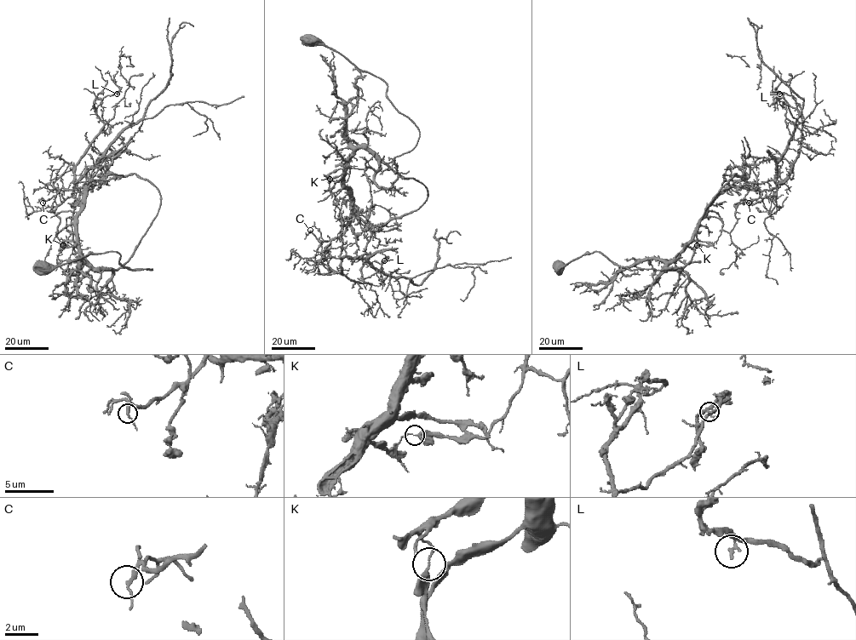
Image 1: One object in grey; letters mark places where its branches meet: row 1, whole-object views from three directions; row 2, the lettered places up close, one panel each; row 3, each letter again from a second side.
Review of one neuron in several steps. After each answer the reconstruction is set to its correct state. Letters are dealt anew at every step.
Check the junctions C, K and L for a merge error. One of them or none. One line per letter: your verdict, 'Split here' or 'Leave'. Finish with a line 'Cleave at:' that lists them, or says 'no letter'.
C: Leave
K: Split here
L: Leave
Cleave at: K

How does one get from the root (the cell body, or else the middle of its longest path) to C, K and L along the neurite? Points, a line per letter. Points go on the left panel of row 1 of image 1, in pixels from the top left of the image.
C: (45, 266), (117, 252), (124, 266), (152, 269), (94, 268), (82, 255), (83, 187), (61, 188), (43, 202)
K: (45, 266), (117, 252), (124, 266), (152, 269), (94, 268), (76, 246), (63, 244)
L: (45, 266), (117, 252), (152, 269), (94, 268), (77, 239), (83, 187), (54, 185), (117, 94)

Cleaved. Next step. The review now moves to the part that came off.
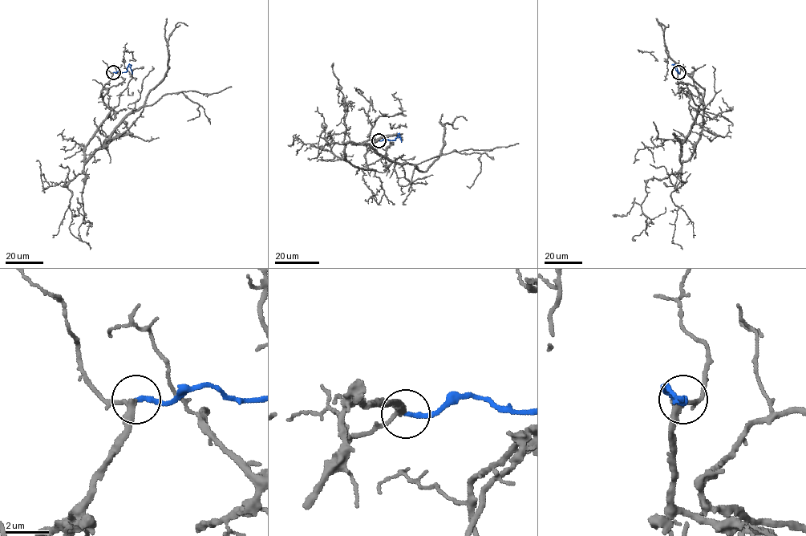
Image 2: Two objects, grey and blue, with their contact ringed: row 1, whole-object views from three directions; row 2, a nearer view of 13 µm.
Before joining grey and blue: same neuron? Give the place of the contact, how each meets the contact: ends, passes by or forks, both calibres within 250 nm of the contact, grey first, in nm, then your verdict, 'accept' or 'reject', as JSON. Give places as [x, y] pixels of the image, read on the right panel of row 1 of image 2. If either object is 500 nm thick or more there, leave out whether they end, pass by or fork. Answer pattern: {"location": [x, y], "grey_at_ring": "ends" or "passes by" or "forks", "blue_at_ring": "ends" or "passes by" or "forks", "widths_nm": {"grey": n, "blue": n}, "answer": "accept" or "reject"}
{"location": [678, 72], "grey_at_ring": "passes by", "blue_at_ring": "ends", "widths_nm": {"grey": 280, "blue": 220}, "answer": "accept"}

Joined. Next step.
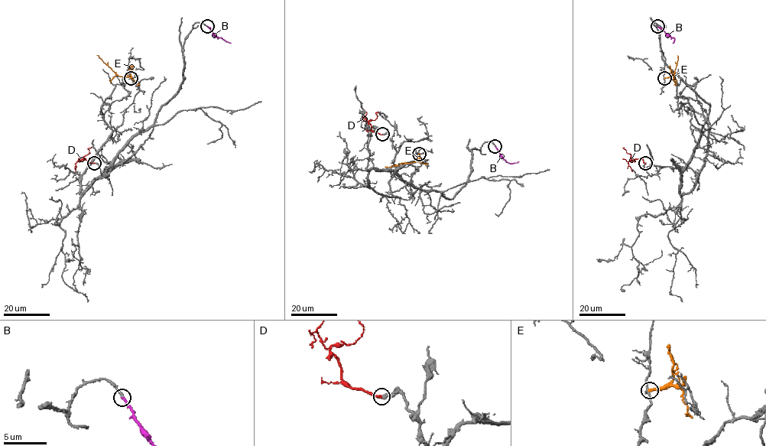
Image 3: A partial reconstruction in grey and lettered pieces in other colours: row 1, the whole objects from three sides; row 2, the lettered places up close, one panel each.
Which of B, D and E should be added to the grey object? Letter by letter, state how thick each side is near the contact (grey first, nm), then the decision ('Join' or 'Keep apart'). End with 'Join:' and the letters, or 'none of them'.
B: Thickness 260 nm (grey) against 220 nm. Join
D: Thickness 300 nm (grey) against 260 nm. Join
E: Thickness 200 nm (grey) against 280 nm. Keep apart
Join: B, D

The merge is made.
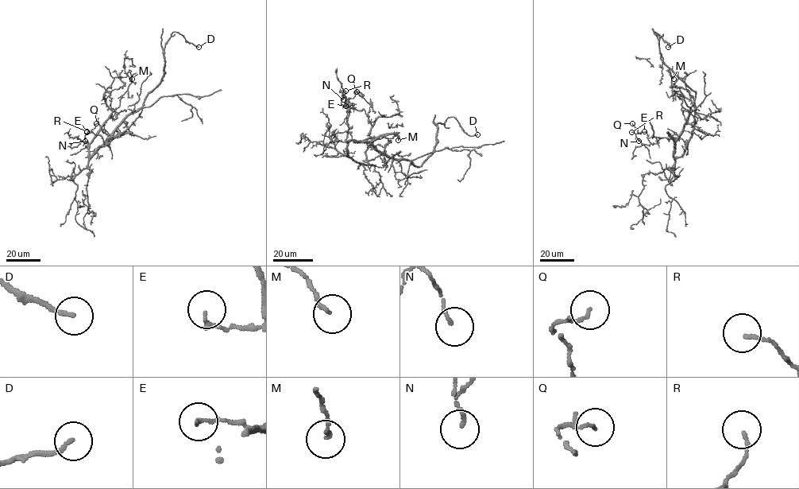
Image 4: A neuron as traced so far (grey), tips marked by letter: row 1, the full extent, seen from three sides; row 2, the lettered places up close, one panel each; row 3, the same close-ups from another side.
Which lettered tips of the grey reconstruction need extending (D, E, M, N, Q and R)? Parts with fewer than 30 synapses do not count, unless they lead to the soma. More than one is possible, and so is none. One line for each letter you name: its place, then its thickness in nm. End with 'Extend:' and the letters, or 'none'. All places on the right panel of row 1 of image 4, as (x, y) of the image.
Extend: none

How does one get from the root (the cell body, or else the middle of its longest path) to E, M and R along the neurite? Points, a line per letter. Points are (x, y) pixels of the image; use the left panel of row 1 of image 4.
E: (98, 149), (110, 138), (105, 144), (101, 136), (86, 131)
M: (98, 149), (89, 157), (92, 139), (111, 112), (104, 93), (115, 77), (125, 77), (129, 72), (132, 79)
R: (98, 149), (110, 138), (105, 144), (99, 135), (91, 132), (86, 133), (86, 132)

